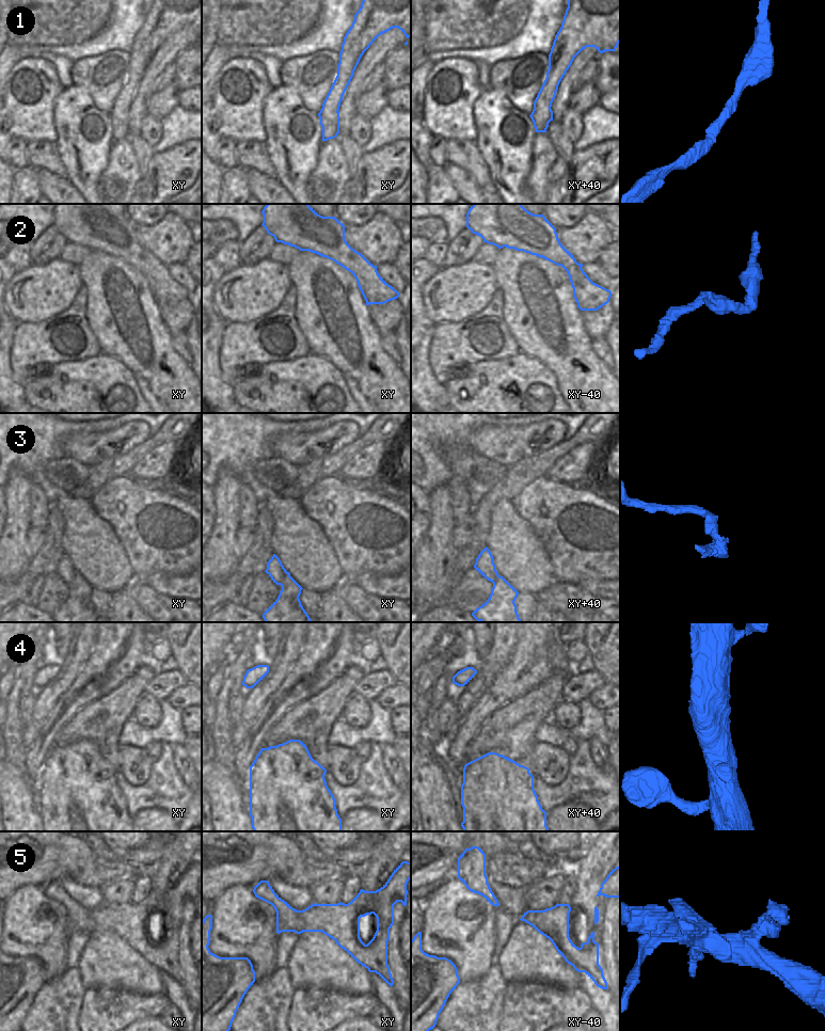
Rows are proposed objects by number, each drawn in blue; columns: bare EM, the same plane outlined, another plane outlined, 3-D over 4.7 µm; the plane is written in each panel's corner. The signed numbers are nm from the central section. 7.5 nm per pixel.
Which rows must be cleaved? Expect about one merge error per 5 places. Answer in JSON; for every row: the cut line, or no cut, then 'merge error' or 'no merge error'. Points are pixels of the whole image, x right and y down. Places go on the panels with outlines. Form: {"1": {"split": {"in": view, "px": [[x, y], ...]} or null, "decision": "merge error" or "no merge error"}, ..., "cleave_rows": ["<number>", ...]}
{"1": {"split": null, "decision": "no merge error"}, "2": {"split": null, "decision": "no merge error"}, "3": {"split": {"in": "xy", "px": [[288, 574], [282, 590]]}, "decision": "merge error"}, "4": {"split": null, "decision": "no merge error"}, "5": {"split": null, "decision": "no merge error"}, "cleave_rows": ["3"]}

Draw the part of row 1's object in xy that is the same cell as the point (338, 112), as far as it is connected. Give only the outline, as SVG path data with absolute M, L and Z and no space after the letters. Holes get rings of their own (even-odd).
M363 0L344 37L337 76L318 113L322 141L339 133L339 107L353 73L369 46L383 33L398 28L411 36L411 0Z

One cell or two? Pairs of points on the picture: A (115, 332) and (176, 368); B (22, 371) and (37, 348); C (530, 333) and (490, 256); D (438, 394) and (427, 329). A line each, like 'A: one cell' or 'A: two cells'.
A: one cell
B: one cell
C: two cells
D: one cell

